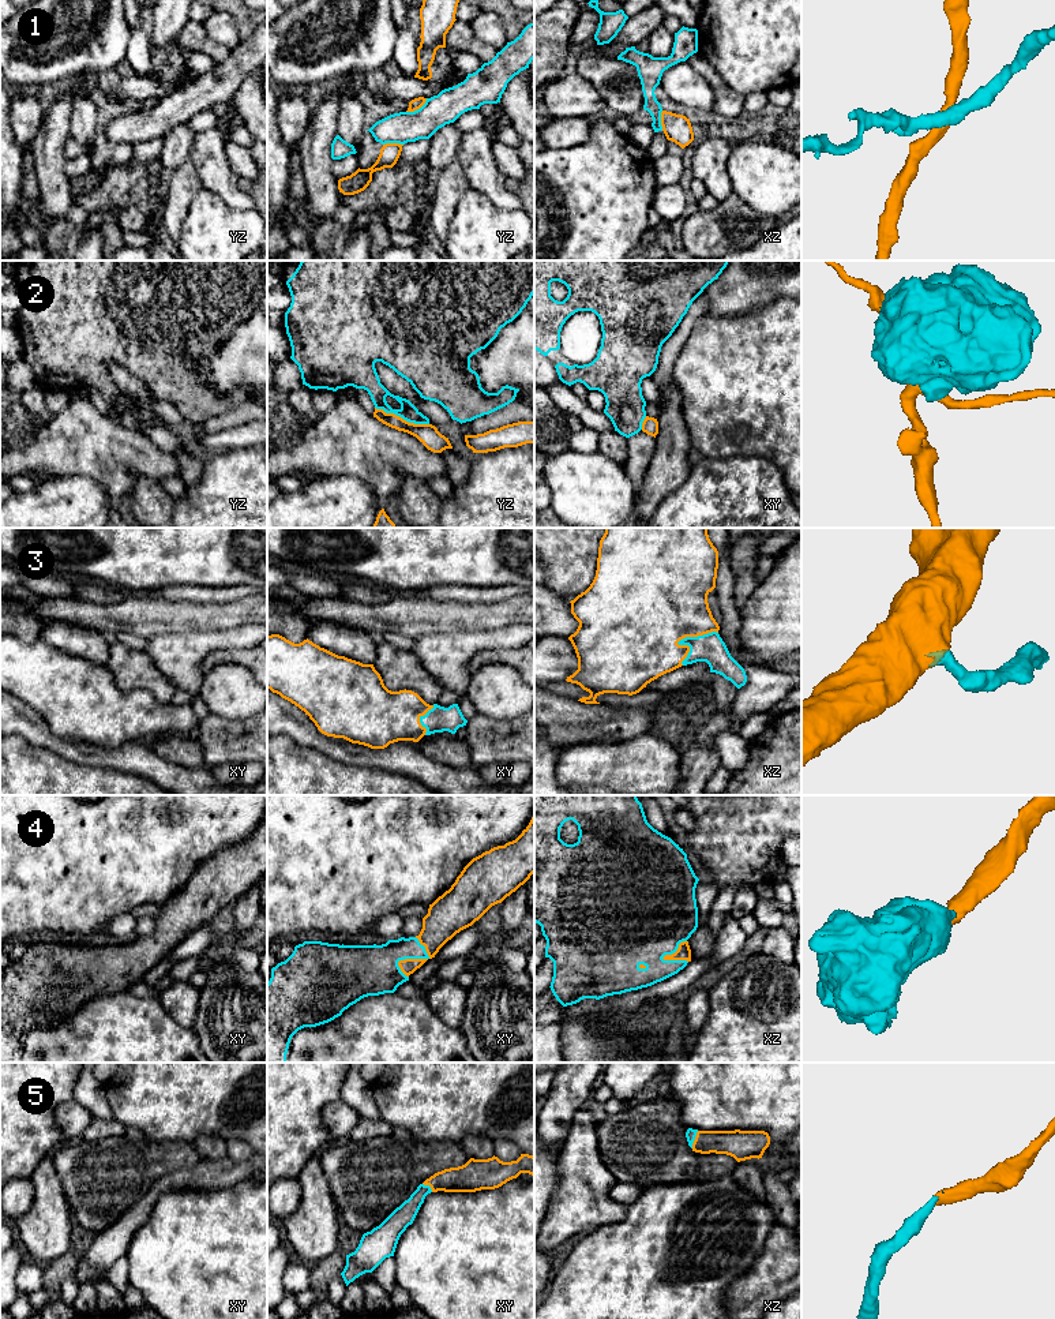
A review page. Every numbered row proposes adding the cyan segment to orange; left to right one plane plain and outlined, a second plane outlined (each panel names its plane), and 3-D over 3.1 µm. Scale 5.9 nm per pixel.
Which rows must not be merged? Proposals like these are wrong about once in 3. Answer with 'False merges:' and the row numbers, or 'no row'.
False merges: 1, 2

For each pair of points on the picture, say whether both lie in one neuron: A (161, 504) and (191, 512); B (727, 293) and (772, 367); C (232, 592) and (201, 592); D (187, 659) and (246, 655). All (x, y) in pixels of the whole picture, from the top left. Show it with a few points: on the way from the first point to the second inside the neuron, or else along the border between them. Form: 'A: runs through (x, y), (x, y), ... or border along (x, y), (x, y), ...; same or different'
A: border along (175, 501), (172, 513); different
B: border along (769, 302), (734, 315), (706, 314); different
C: runs through (224, 594), (209, 594); same
D: border along (236, 649), (213, 649), (205, 658), (202, 671); different

